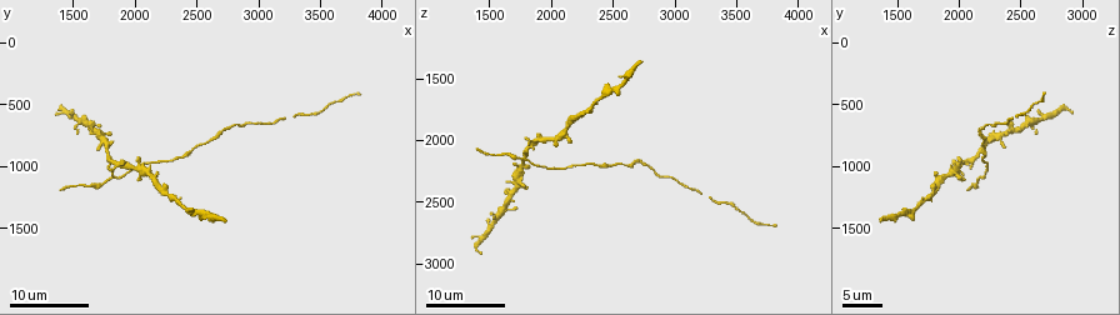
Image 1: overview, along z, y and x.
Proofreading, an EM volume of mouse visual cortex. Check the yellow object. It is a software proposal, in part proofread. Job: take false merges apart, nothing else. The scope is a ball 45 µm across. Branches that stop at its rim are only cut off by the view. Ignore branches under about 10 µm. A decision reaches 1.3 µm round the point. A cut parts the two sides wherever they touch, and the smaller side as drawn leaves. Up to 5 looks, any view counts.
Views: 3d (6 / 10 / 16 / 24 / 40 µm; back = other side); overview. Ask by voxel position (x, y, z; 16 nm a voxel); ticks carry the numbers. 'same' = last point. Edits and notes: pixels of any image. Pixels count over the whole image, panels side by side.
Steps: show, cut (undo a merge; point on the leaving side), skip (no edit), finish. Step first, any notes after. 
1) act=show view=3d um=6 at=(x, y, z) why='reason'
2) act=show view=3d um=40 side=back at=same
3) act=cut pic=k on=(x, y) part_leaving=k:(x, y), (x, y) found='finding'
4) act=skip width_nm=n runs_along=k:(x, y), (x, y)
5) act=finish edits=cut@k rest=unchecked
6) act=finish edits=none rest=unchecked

act=show view=3d um=24 at=(1780, 920, 2100) why='a fork'

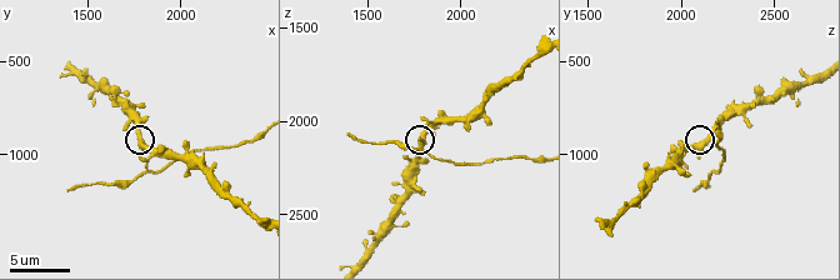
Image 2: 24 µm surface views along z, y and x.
act=show view=3d um=6 at=(1780, 960, 2100) why='closer look'

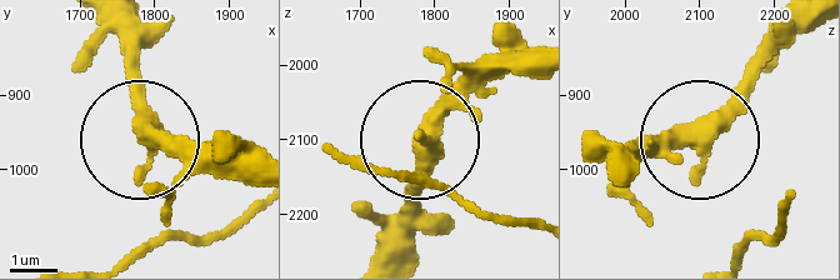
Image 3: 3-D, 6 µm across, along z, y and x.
act=skip width_nm=340 runs_along=3:(254, 205), (206, 233), (171, 238), (135, 134), (135, 54) found='all the same neuron'

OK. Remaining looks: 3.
act=show view=3d um=24 at=(2740, 720, 2180) why='thick turns thin'

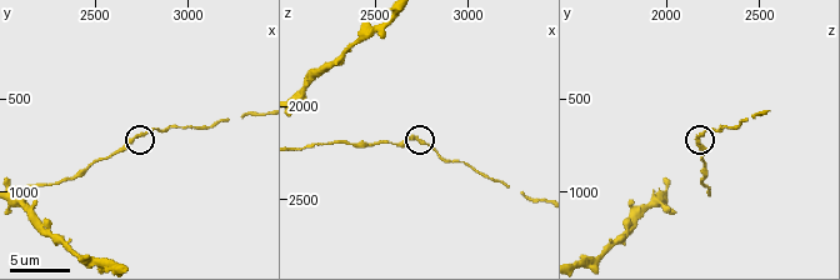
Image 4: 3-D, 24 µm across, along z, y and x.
act=show view=3d um=10 at=(2720, 700, 2180)

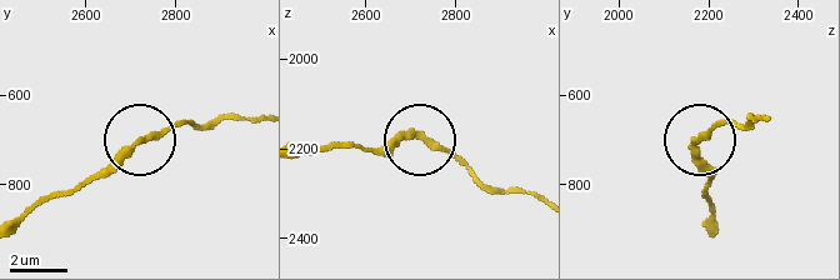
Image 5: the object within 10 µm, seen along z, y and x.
act=skip width_nm=230 runs_along=5:(24, 216), (103, 176), (141, 140), (208, 124) found='all the same neuron'

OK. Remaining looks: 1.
act=show view=3d um=10 at=(2200, 980, 2200)

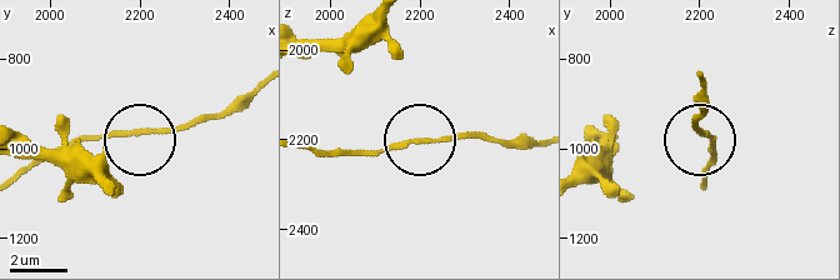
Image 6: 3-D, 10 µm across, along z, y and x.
act=skip width_nm=160 runs_along=6:(143, 129), (164, 134), (211, 120) found='all the same neuron'

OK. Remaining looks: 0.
act=finish edits=none rest=unchecked

